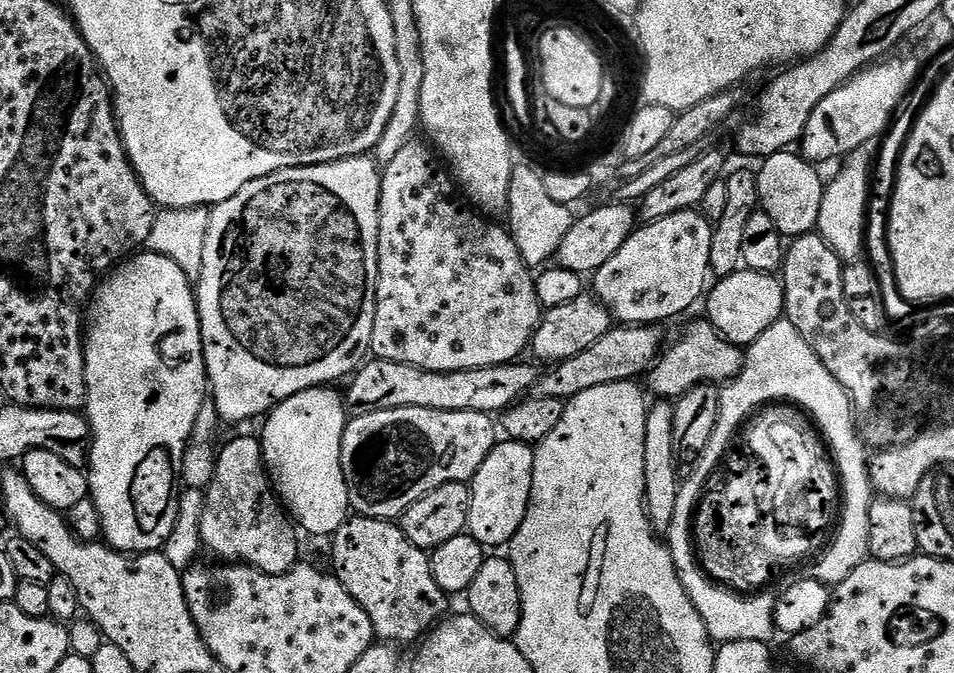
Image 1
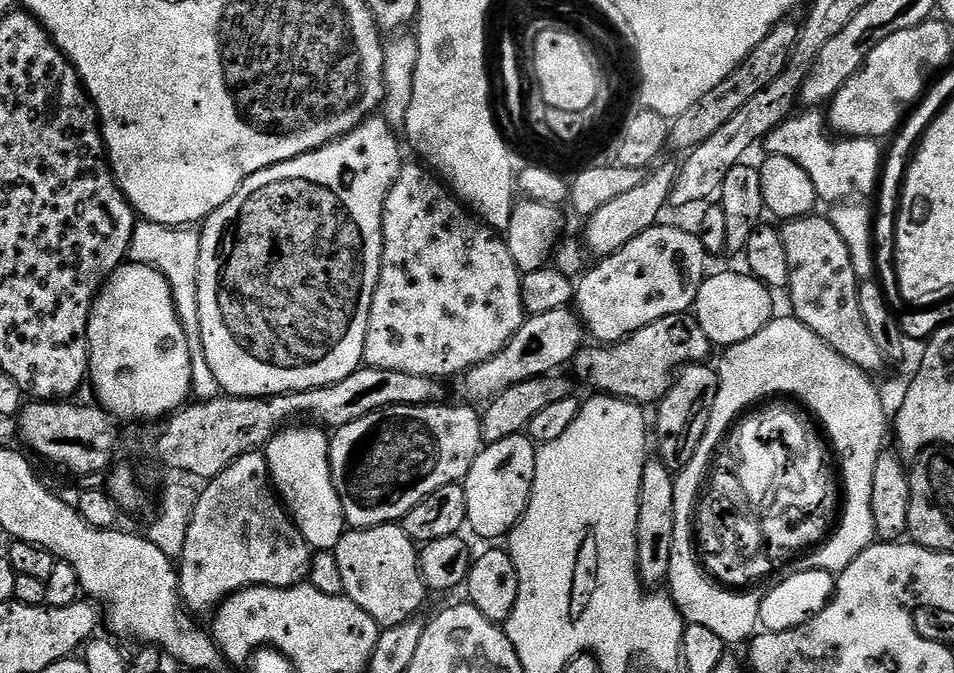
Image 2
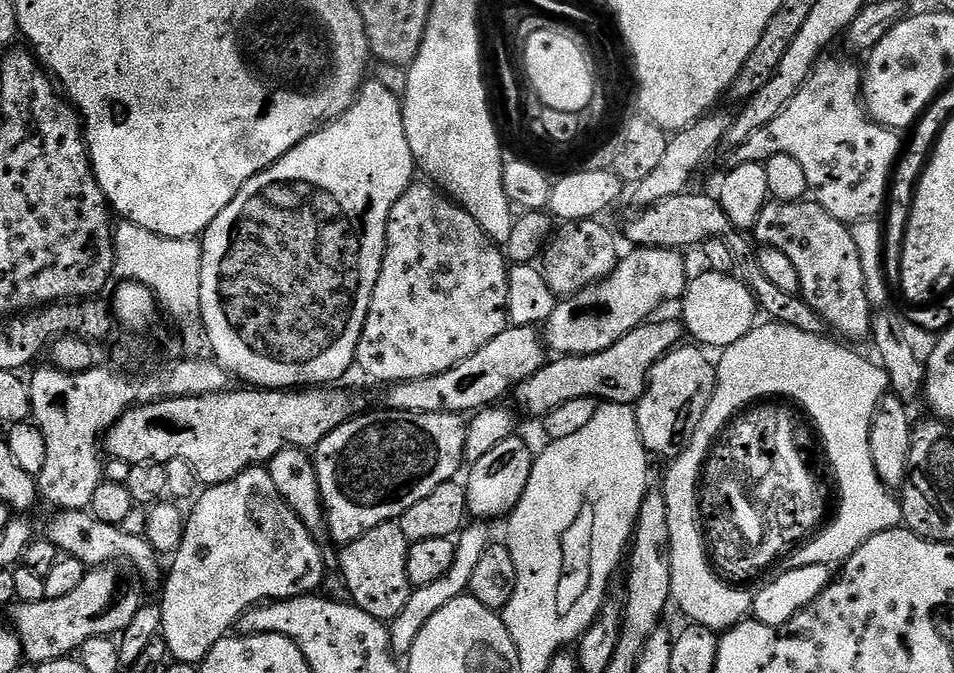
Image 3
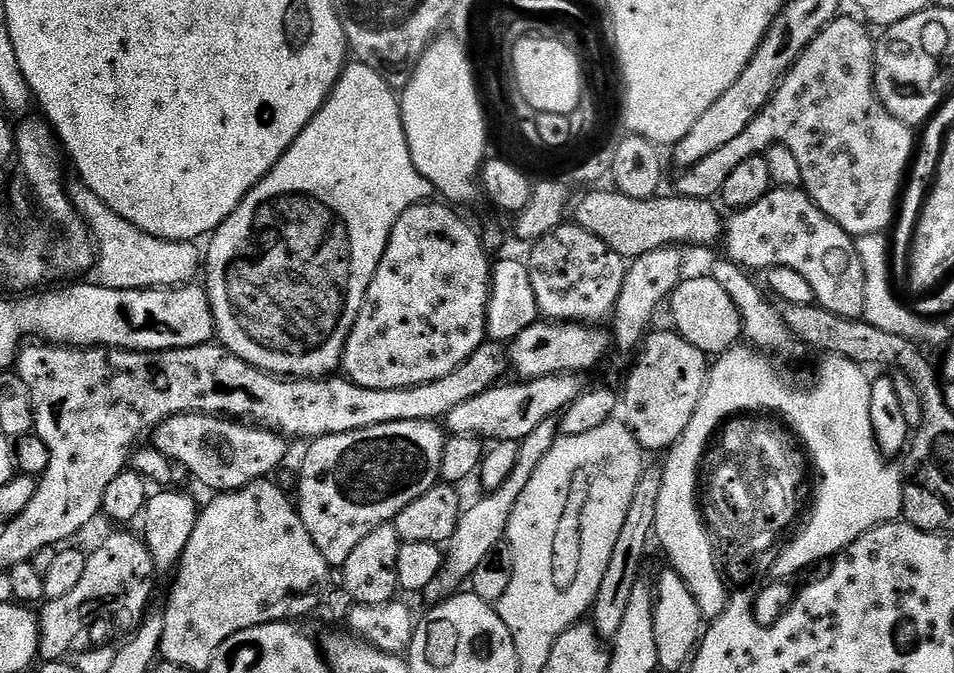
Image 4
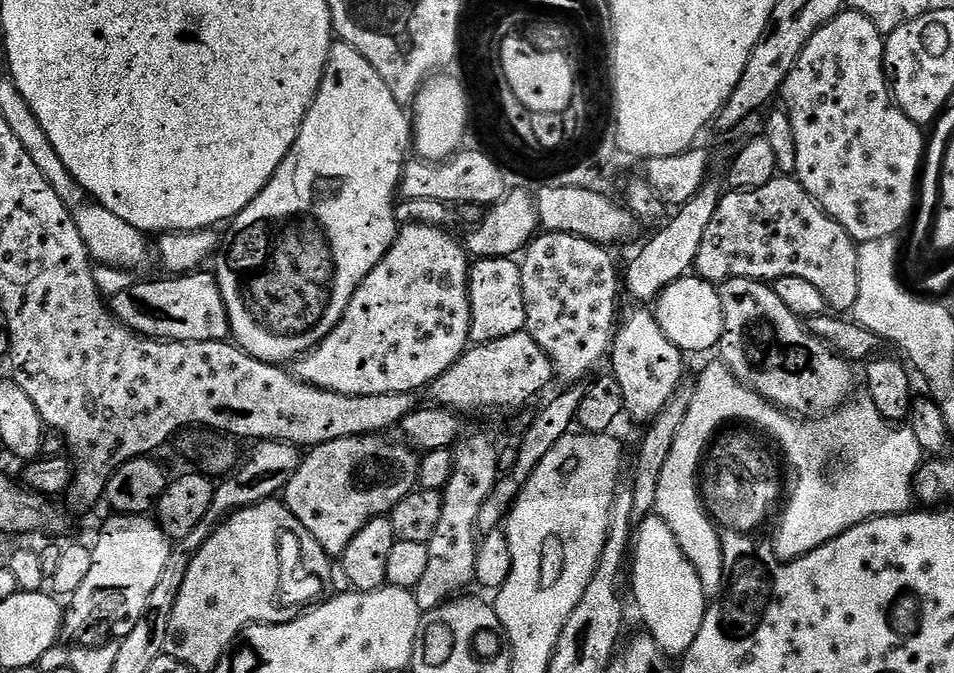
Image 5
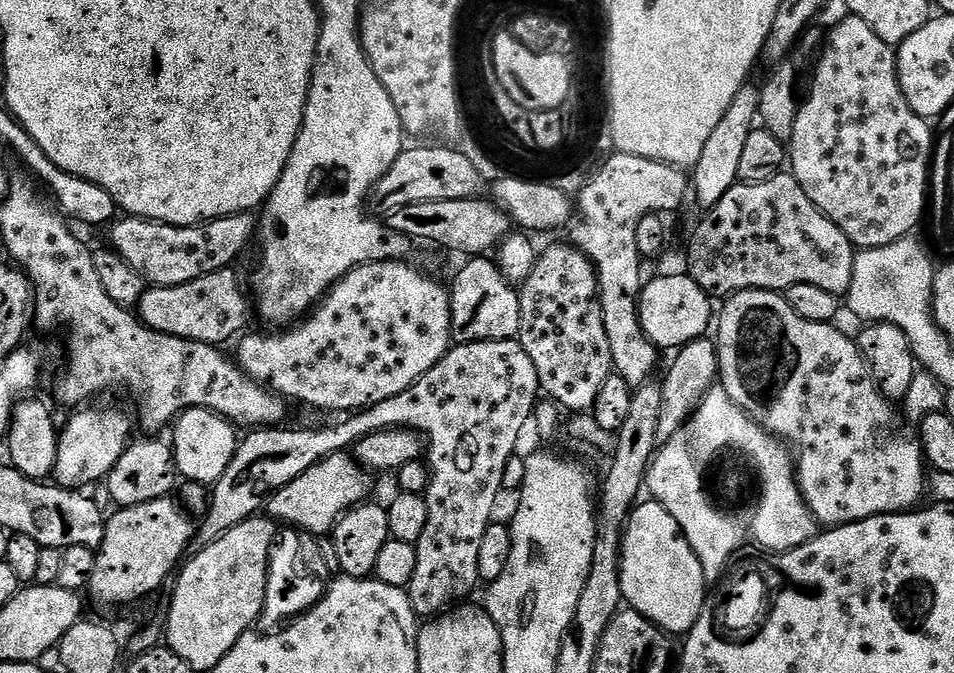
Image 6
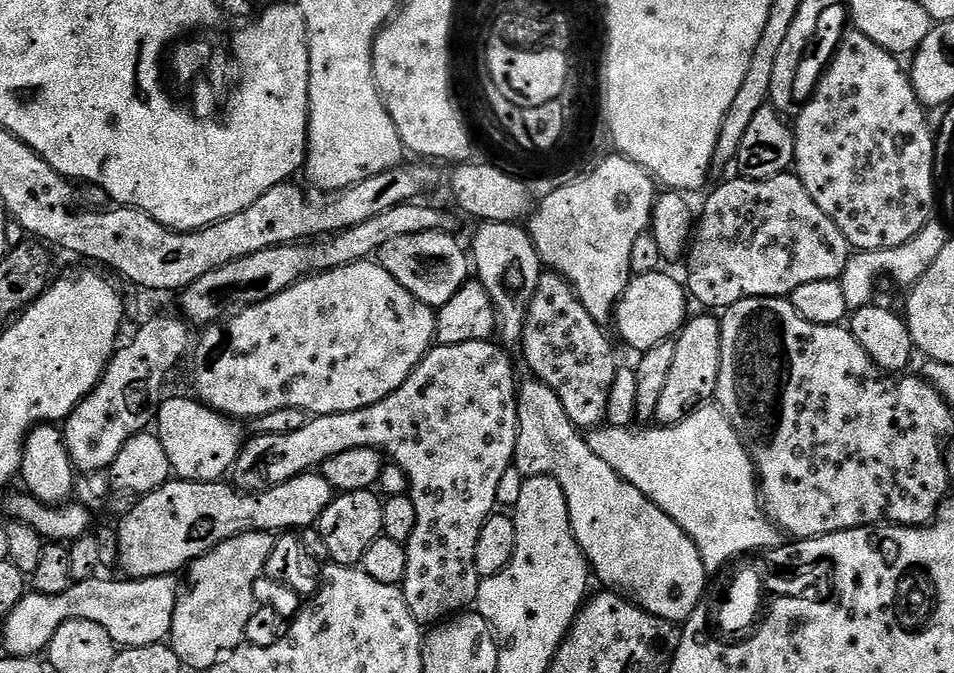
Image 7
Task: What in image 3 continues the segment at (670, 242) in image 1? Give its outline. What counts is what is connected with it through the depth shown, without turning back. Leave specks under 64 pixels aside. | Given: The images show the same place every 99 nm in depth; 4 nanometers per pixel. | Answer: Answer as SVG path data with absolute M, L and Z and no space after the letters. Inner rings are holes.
M670 248L631 249L629 256L621 255L616 269L600 281L583 288L576 296L561 299L554 314L542 328L542 339L549 353L561 356L590 356L610 350L630 330L655 317L663 304L679 301L688 289L690 271L679 251Z

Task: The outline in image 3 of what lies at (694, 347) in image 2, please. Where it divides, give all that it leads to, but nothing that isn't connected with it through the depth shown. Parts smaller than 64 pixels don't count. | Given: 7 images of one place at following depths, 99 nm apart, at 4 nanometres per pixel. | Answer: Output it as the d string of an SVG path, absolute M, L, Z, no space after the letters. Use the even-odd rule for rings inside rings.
M679 319L659 320L638 325L634 330L630 330L630 334L626 334L621 340L614 342L614 346L610 346L610 350L602 350L598 354L590 356L561 356L549 359L544 368L538 370L538 374L534 374L514 390L517 404L515 407L517 409L520 407L528 416L543 418L548 415L551 408L562 406L562 402L574 402L574 398L590 398L592 396L597 402L635 405L644 393L644 385L650 370L666 353L681 347L683 340L680 339L685 339L686 336L684 325Z

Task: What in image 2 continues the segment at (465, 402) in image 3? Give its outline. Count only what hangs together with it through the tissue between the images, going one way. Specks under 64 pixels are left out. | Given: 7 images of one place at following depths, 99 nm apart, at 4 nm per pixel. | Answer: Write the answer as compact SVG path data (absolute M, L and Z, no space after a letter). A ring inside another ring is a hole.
M571 307L550 310L550 314L528 316L524 324L510 338L510 342L494 358L468 369L455 381L456 392L461 401L469 405L479 405L495 398L499 392L510 386L518 386L518 382L526 382L530 378L553 375L563 364L571 365L586 344L586 329L580 317Z

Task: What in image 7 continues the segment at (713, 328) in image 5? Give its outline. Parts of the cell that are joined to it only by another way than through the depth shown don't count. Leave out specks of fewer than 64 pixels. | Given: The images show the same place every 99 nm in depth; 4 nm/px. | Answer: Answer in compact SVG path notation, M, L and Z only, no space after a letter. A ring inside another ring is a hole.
M661 270L633 276L614 309L614 328L620 331L621 338L630 347L636 348L637 353L650 350L663 340L672 340L689 319L690 297L685 285L667 276L666 272Z

